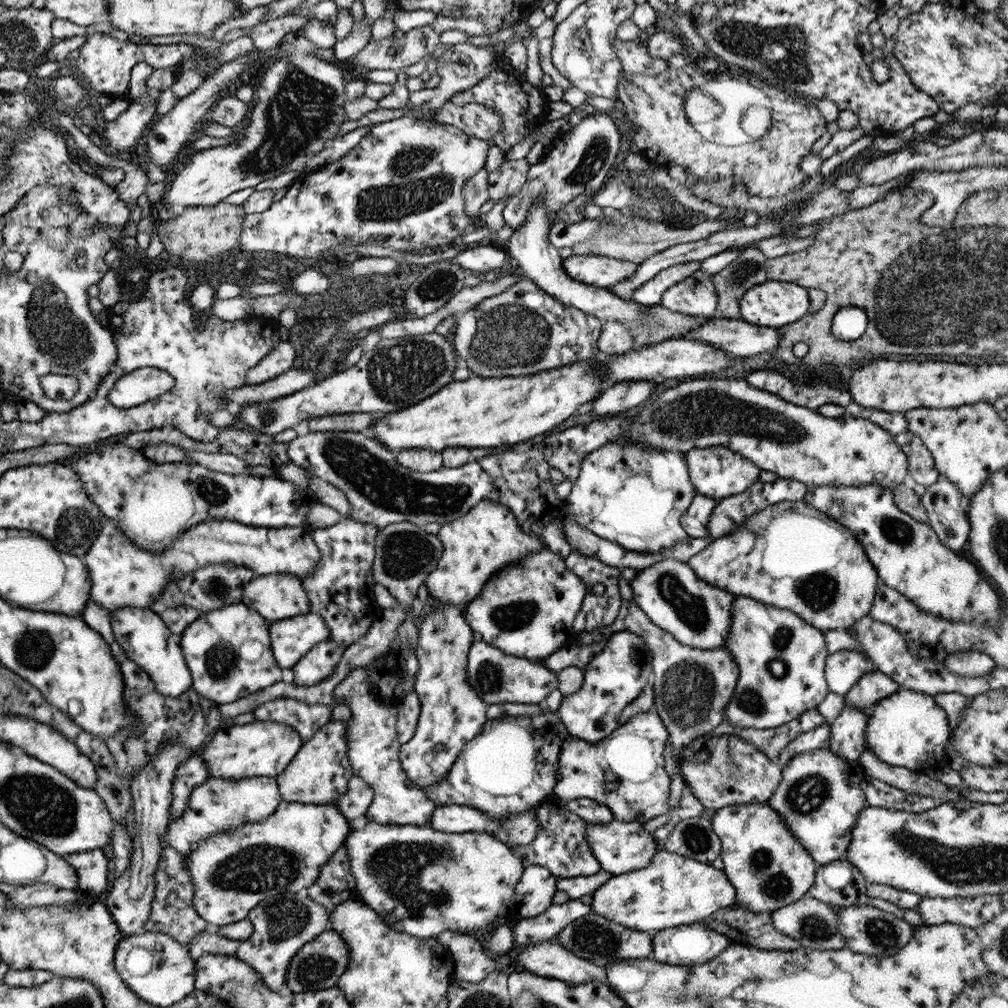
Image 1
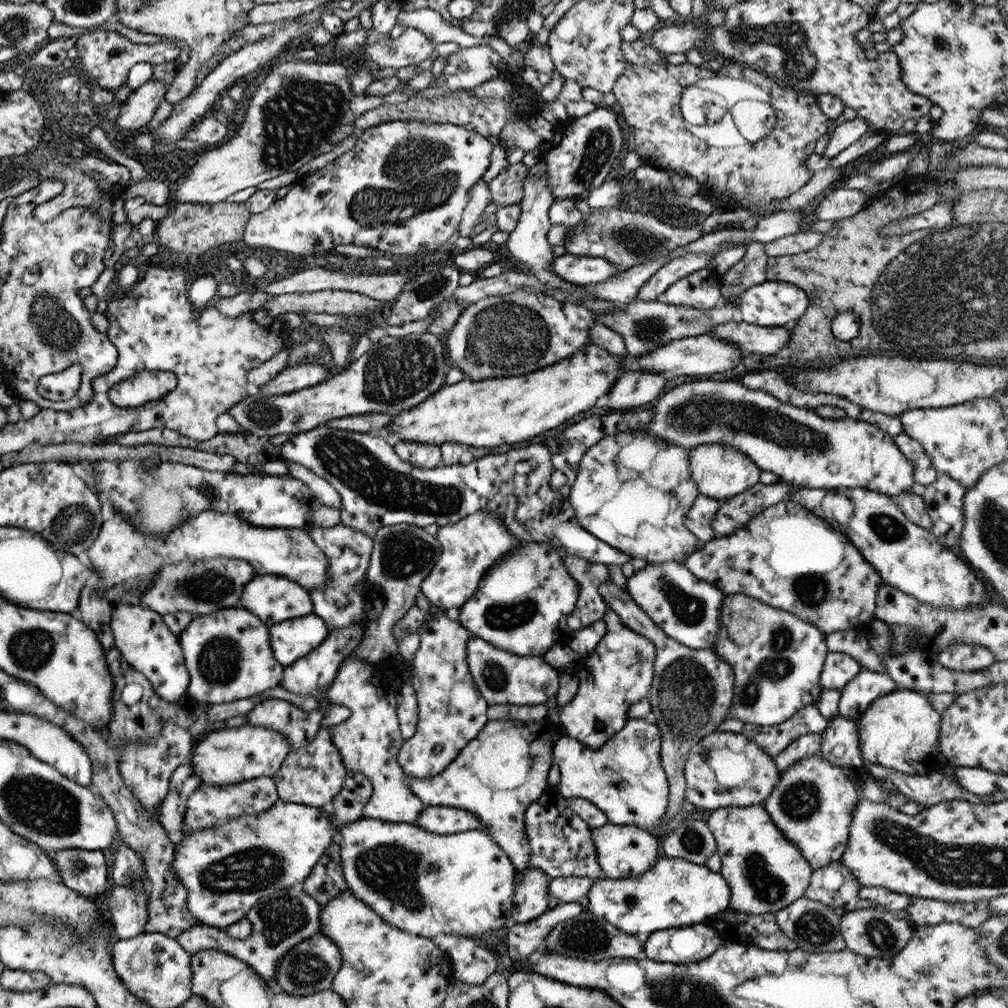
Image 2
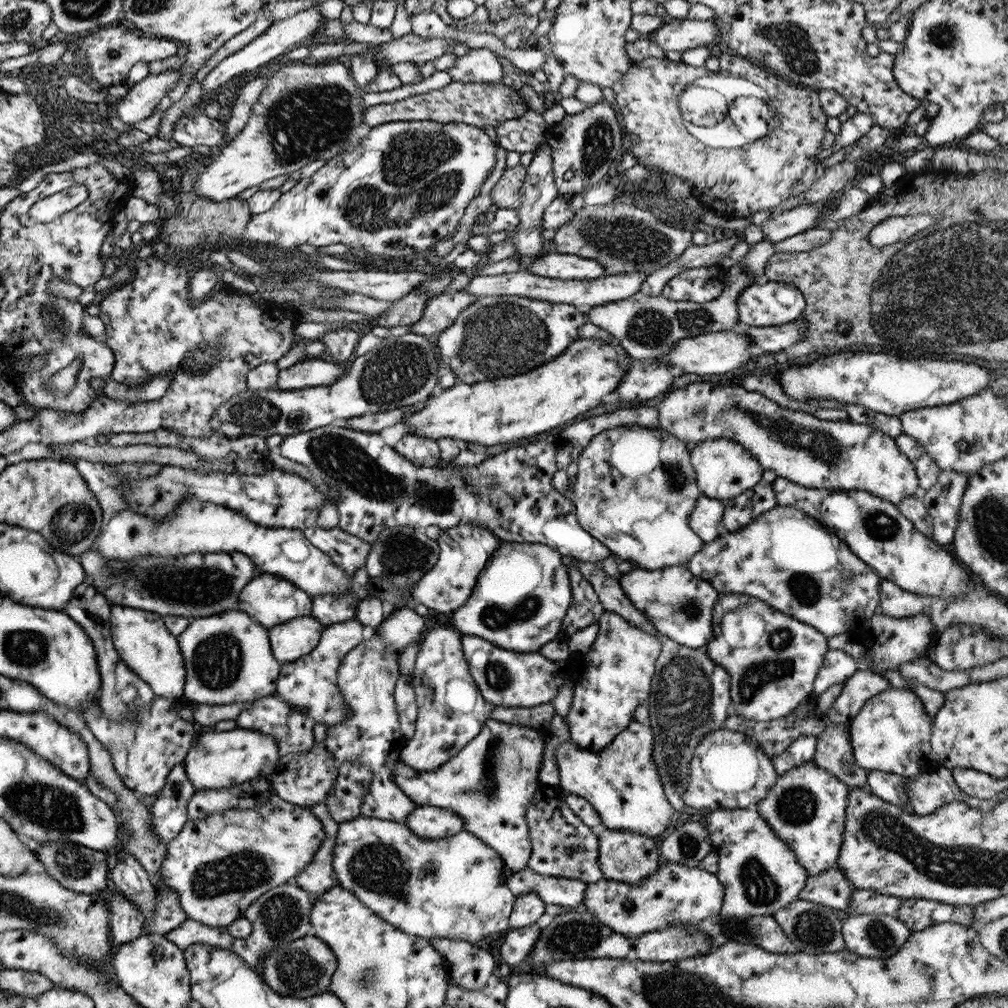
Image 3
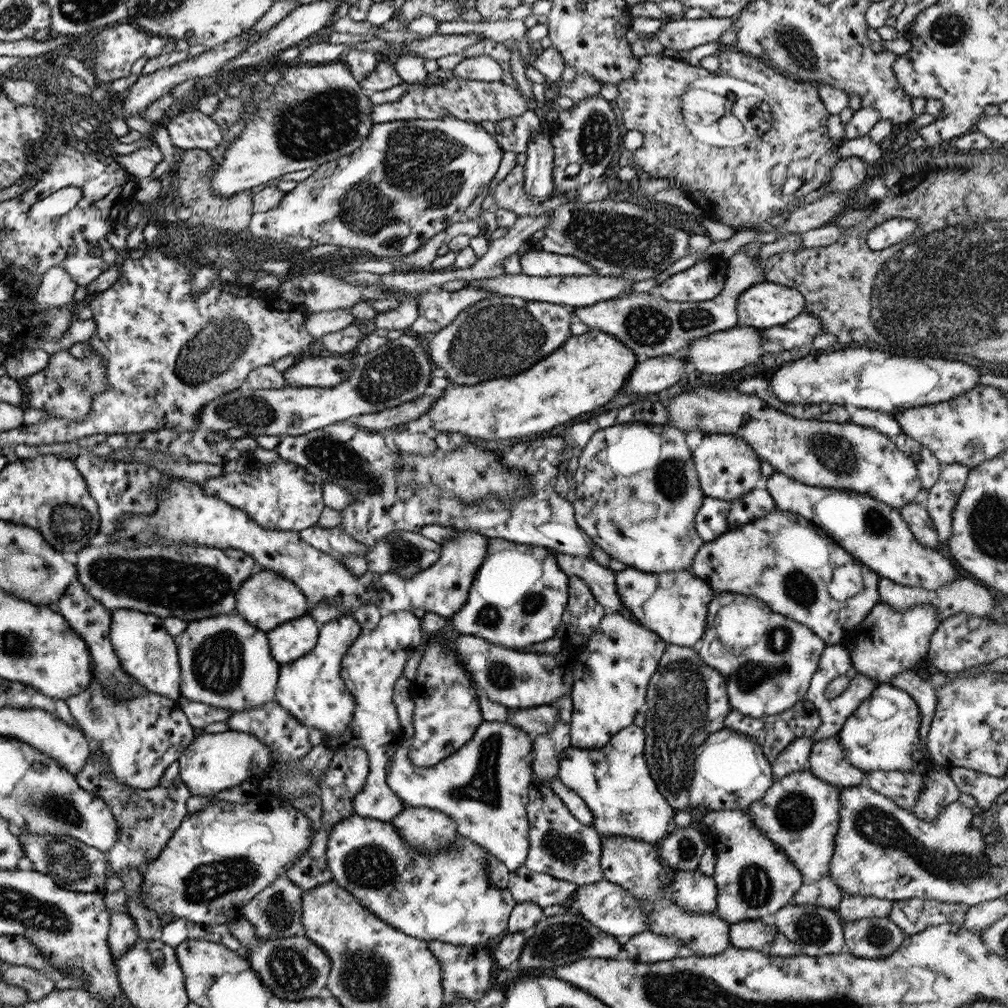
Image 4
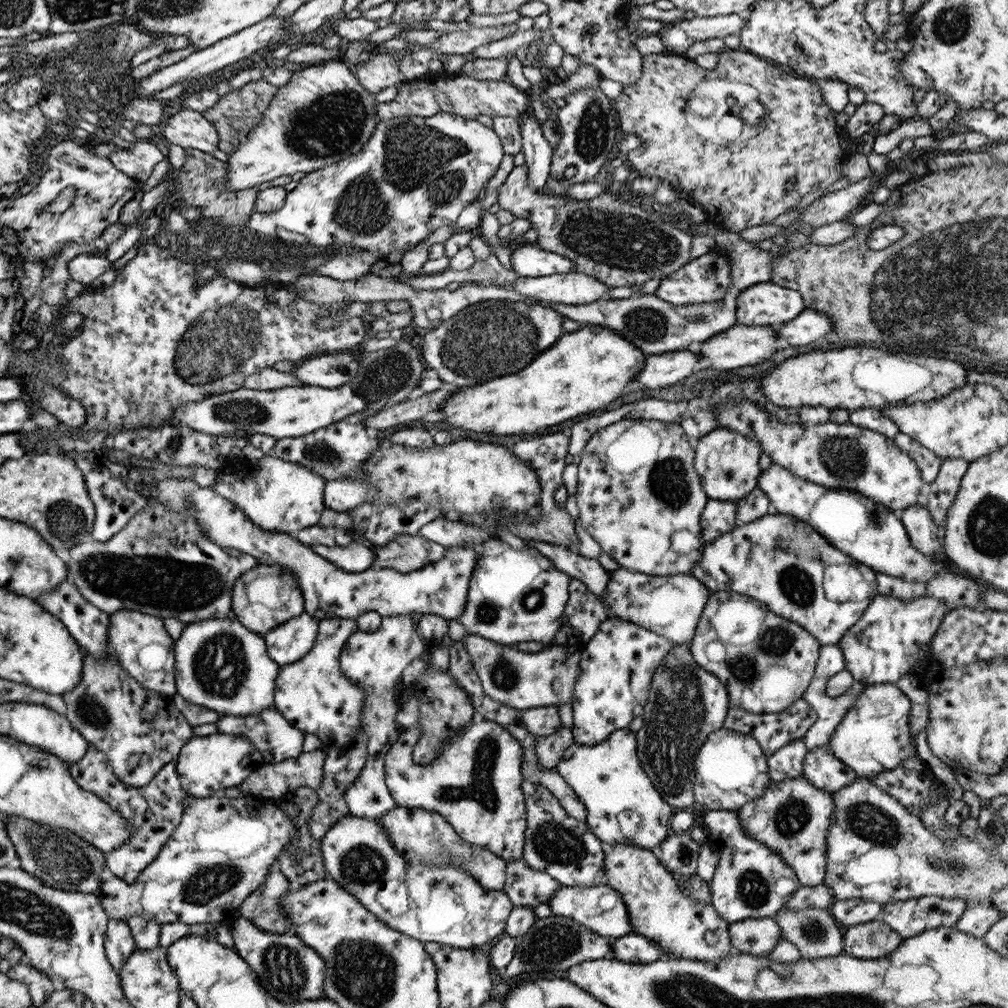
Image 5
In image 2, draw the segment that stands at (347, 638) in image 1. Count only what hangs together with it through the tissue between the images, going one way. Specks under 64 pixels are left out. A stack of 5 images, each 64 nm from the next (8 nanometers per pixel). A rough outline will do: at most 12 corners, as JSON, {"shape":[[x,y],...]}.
{"shape":[[343,524],[309,526],[325,556],[322,586],[307,590],[329,630],[365,628],[370,597],[356,590],[372,537]]}

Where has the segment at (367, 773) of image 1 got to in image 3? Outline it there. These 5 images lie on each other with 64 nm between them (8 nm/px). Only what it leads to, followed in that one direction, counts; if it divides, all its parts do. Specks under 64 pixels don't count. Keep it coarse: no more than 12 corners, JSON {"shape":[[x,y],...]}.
{"shape":[[405,606],[345,654],[351,716],[326,729],[335,759],[370,770],[365,818],[417,807],[392,780],[407,741],[392,694],[425,617]]}

